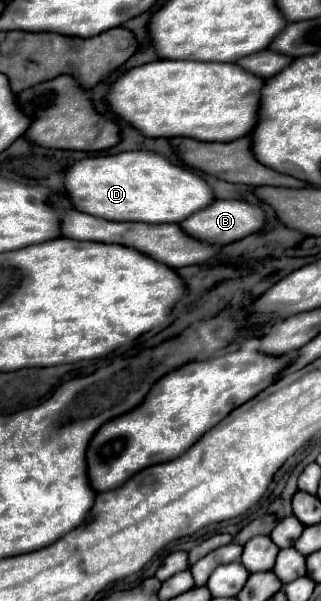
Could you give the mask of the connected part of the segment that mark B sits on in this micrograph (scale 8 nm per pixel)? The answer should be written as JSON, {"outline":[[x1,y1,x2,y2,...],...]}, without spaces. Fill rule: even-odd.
{"outline":[[215,200,205,210,179,222,193,238,205,238,205,242,231,244,265,226,265,214,261,208,243,200]]}

